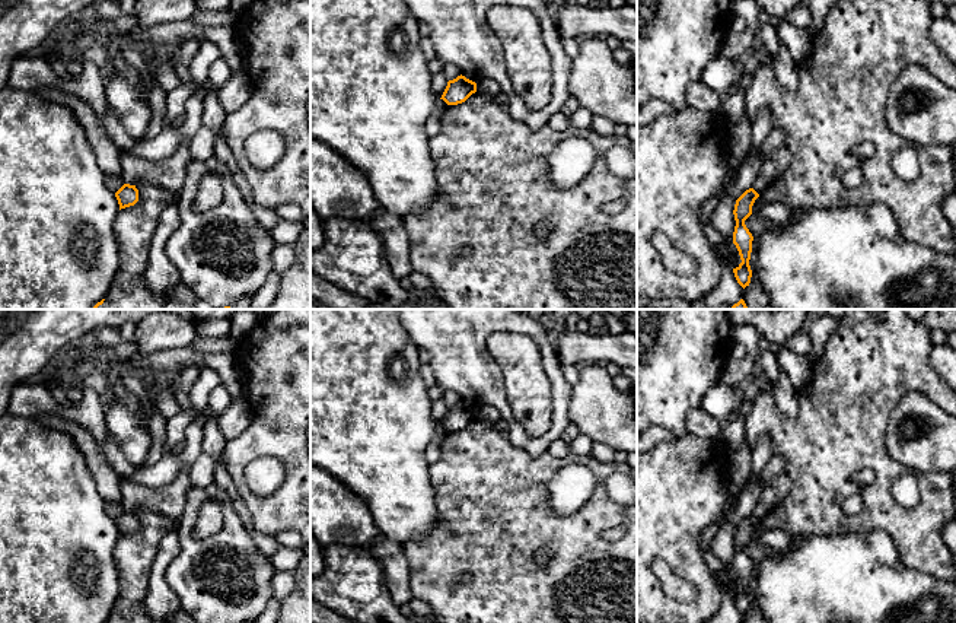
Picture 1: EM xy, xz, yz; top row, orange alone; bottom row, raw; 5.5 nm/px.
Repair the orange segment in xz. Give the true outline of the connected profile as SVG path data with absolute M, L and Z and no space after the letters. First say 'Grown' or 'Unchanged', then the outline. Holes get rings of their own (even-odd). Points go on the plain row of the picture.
Unchanged. M461 401L447 409L440 426L443 426L447 432L458 432L465 429L475 419L477 410Z

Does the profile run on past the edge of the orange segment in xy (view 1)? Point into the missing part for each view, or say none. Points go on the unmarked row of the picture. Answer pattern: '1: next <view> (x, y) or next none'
1: next none

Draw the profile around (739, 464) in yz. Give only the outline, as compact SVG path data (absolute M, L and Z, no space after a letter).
M743 444L736 452L729 454L727 468L726 468L726 487L727 487L727 503L724 505L721 514L717 516L716 522L705 528L701 537L702 553L711 547L714 537L720 530L720 522L723 516L733 508L734 496L739 493L740 487L752 476L752 457L751 448Z

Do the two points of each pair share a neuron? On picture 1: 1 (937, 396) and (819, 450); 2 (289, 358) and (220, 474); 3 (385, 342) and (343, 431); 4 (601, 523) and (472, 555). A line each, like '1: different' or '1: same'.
1: same
2: different
3: same
4: same

